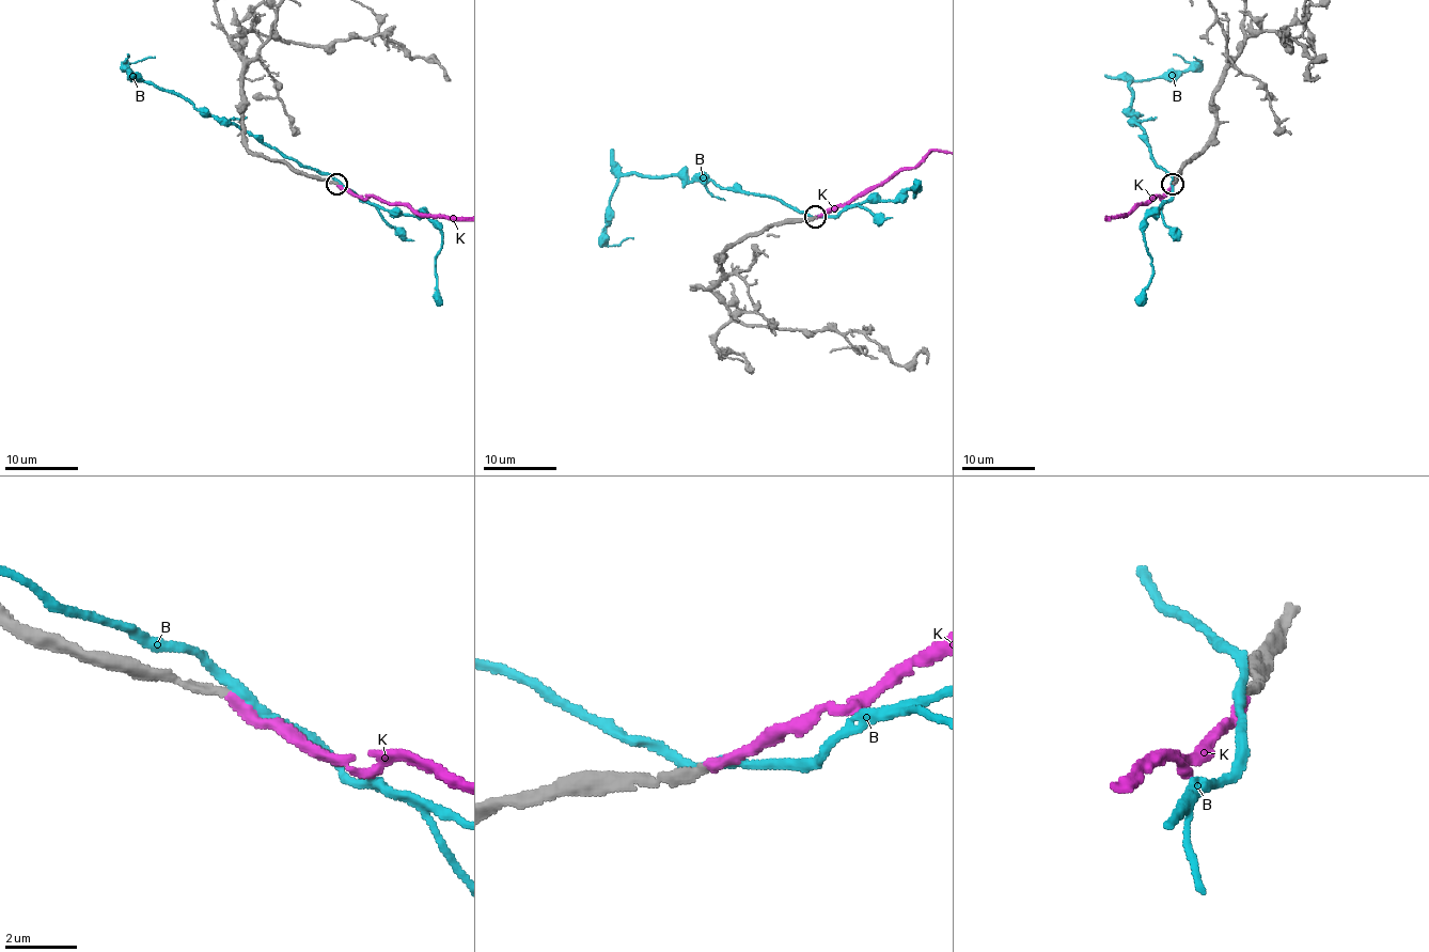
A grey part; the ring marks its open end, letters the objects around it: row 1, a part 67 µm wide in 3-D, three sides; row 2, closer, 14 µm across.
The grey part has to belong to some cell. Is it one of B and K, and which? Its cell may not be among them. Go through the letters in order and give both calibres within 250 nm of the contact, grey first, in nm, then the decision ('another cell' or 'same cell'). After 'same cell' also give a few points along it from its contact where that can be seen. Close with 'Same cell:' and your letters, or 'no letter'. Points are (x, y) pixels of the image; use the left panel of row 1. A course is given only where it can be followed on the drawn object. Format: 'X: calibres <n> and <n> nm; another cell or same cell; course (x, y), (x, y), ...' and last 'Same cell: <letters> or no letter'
B: calibres 320 and 280 nm; another cell
K: calibres 280 and 340 nm; same cell
Same cell: K

